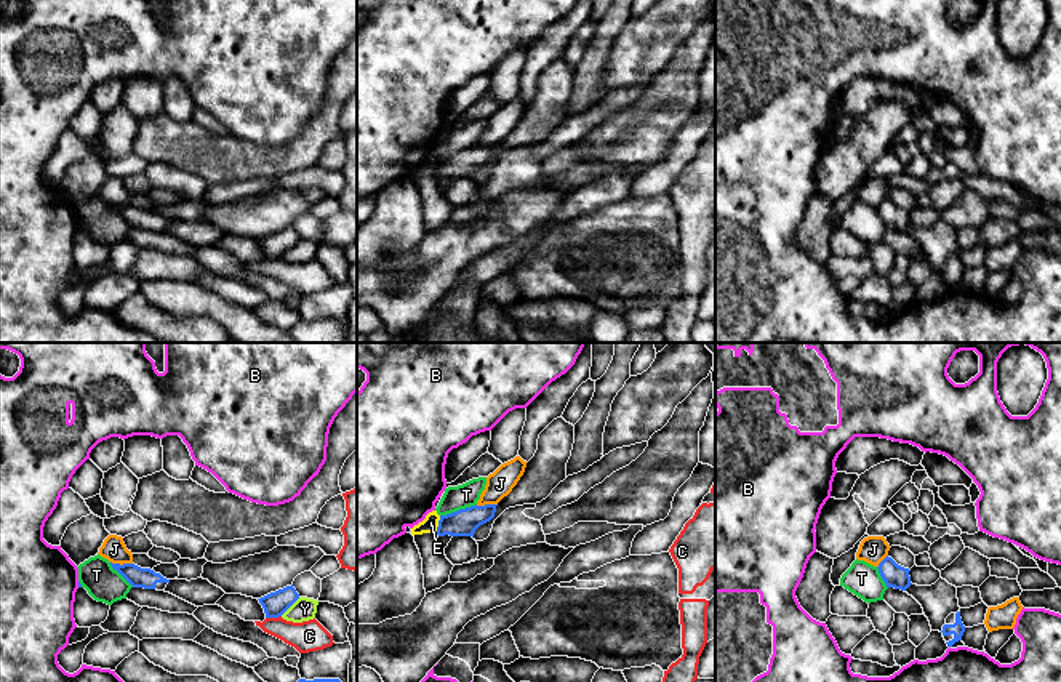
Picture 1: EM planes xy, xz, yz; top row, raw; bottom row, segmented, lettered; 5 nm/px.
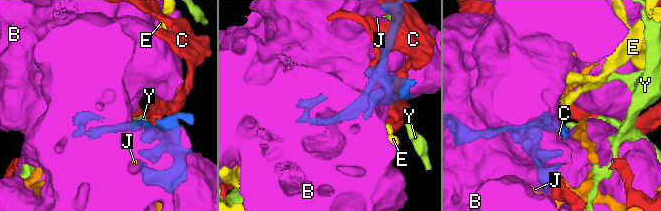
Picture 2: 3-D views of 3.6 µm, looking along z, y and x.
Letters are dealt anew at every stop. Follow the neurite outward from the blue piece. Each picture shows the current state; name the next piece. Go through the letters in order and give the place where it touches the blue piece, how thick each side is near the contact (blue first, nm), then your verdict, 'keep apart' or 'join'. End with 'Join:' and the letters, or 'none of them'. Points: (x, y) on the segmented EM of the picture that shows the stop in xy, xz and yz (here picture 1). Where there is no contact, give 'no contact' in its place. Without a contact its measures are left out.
B: contact xy (79, 585); calibres 20 and 380 nm; keep apart
C: contact xy (272, 617); calibres 120 and 160 nm; keep apart
E: contact xz (439, 524); calibres 140 and 80 nm; keep apart
J: contact xy (124, 564); calibres 100 and 120 nm; keep apart
T: contact xz (460, 509); calibres 140 and 120 nm; keep apart
Y: contact xy (290, 605); calibres 120 and 120 nm; keep apart
Join: none of them

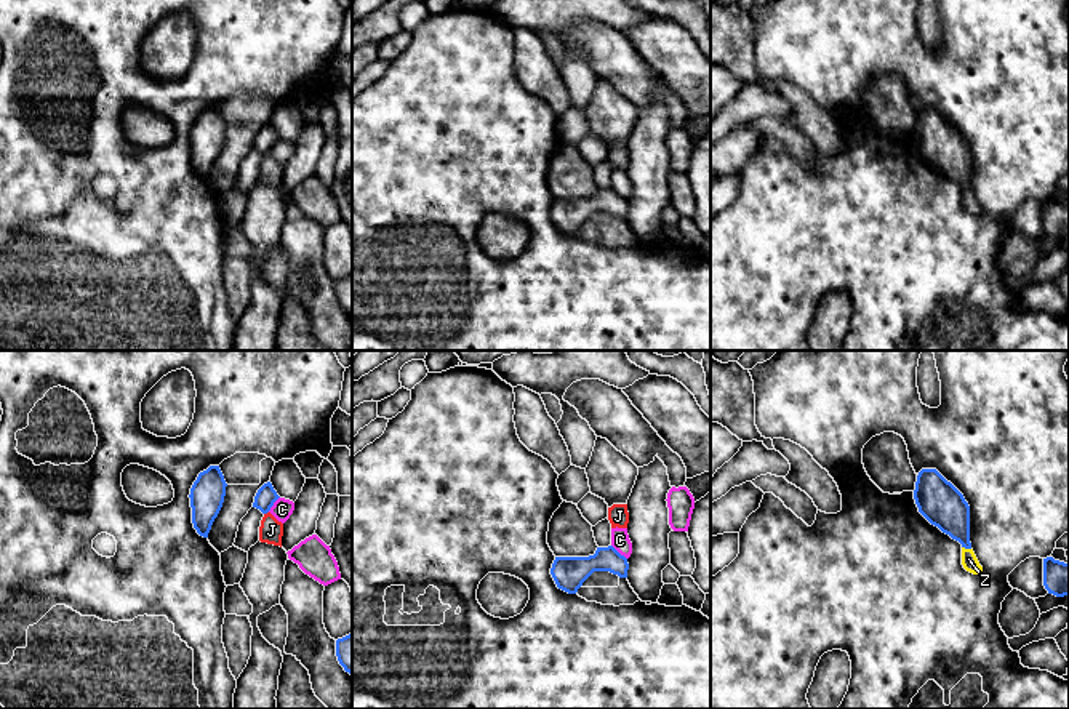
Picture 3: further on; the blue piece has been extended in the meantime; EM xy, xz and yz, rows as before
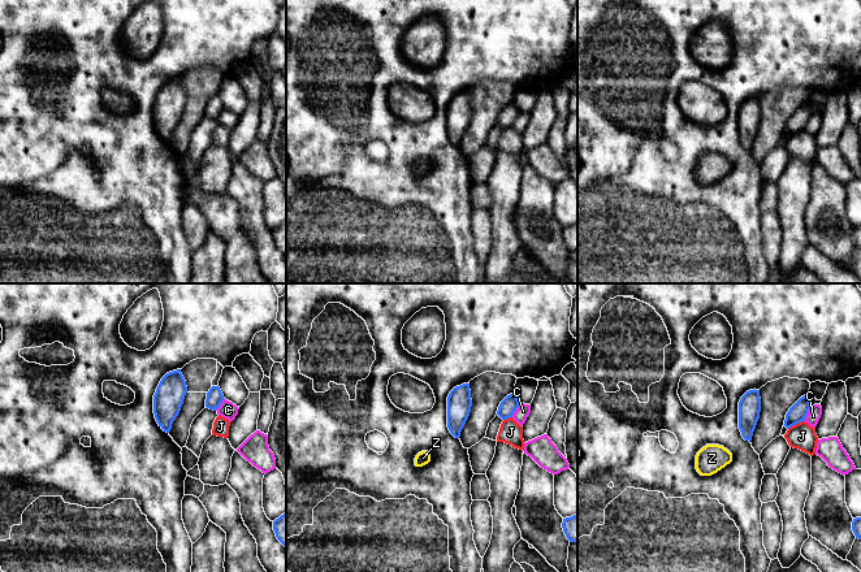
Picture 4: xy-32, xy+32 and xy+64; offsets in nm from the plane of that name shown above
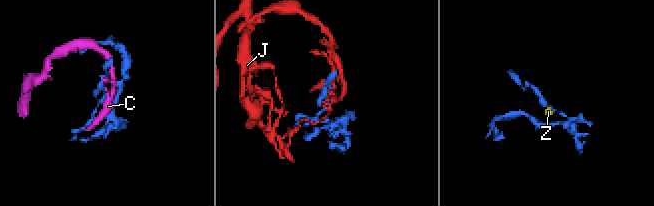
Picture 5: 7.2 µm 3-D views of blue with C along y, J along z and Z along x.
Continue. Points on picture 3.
C: contact xz (618, 552); calibres 150 and 100 nm; keep apart
J: contact xy (266, 512); calibres 100 and 120 nm; keep apart
Z: contact yz (967, 548); calibres 220 and 80 nm; join
Join: Z

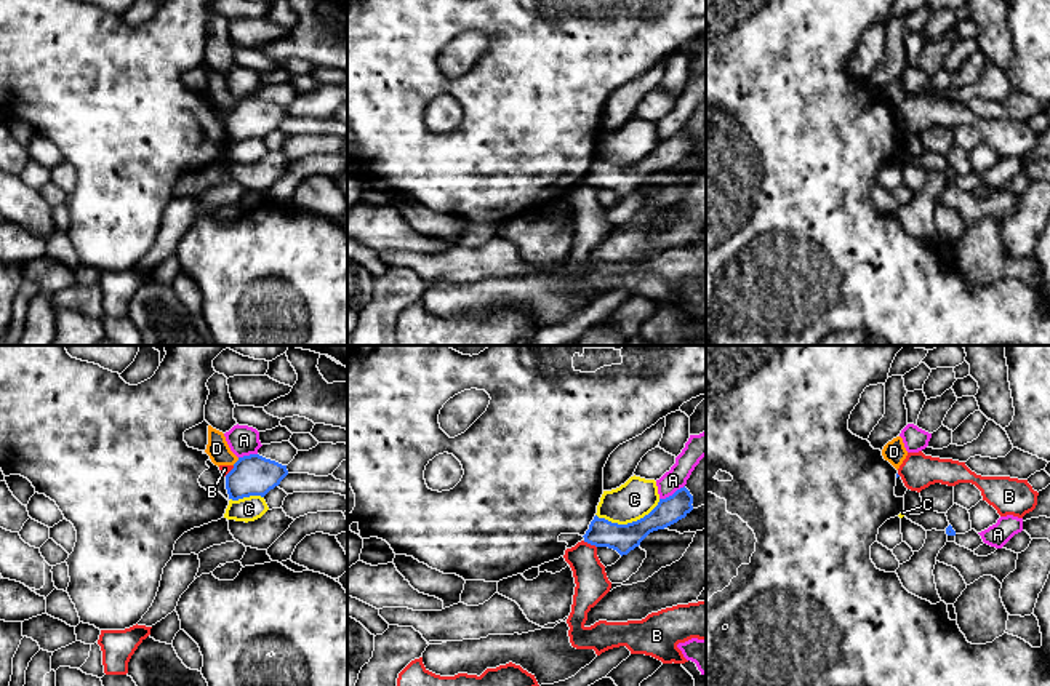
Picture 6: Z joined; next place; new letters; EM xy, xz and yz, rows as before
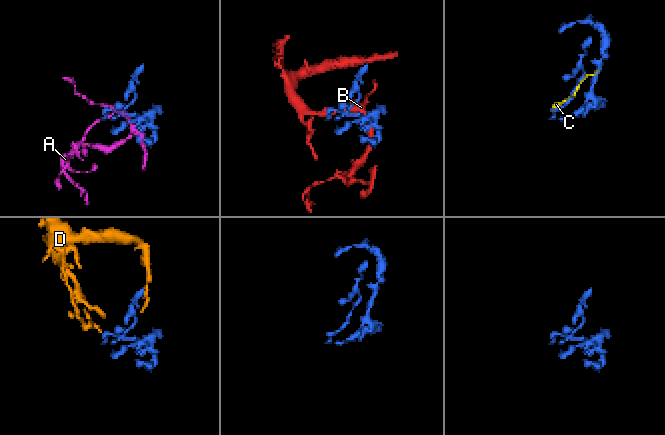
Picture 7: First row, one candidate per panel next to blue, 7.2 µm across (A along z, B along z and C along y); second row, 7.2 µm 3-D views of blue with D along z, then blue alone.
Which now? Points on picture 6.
A: contact xz (673, 494); calibres 140 and 110 nm; keep apart
B: contact xz (589, 542); calibres 140 and 160 nm; keep apart
C: contact xz (628, 523); calibres 140 and 200 nm; keep apart
D: contact xy (237, 461); calibres 200 and 120 nm; keep apart
Join: none of them

